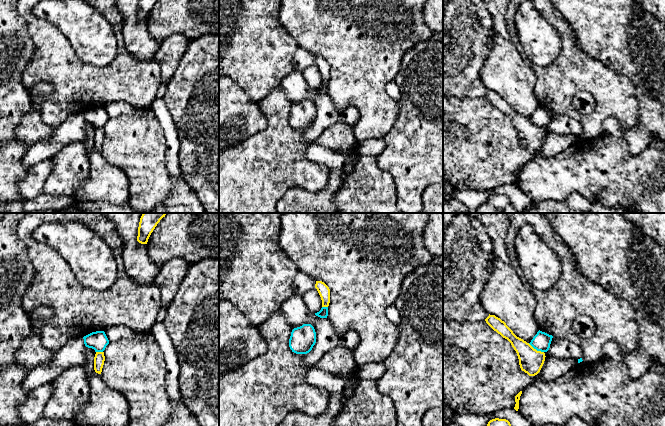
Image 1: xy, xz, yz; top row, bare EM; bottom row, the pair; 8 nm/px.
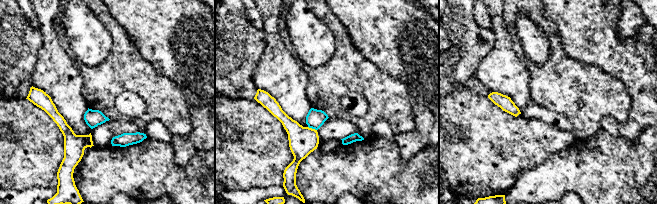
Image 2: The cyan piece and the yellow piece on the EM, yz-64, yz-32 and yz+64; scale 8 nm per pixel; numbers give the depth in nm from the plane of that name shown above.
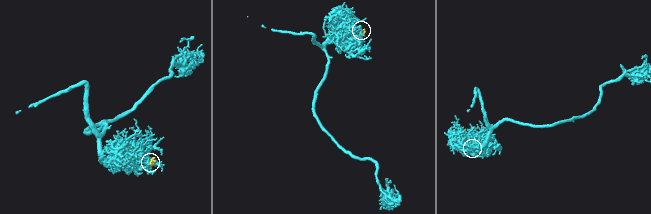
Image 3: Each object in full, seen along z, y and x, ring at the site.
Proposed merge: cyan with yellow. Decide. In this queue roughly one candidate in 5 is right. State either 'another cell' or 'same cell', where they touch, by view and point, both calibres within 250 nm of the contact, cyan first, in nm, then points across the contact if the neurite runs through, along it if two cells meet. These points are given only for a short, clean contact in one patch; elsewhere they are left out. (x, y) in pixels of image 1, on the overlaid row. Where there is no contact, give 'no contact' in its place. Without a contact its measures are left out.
another cell; meets cyan in yz at (536, 349); 150 nm thick on the cyan side, 190 nm on the other; border along yz (528, 343), (543, 352)

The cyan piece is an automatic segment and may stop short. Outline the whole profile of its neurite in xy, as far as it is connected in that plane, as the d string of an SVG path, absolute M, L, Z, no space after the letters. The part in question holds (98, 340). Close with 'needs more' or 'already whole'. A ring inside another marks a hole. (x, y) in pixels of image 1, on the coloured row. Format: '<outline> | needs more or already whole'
M104 331L92 332L83 337L84 344L88 348L92 348L95 352L103 352L109 344L109 340Z | already whole

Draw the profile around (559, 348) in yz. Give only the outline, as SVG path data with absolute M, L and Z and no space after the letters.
M553 336L548 354L555 358L578 360L582 358L583 351L574 342Z

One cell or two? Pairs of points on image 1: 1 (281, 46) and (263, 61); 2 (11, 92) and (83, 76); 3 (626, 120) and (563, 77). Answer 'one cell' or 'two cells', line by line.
1: one cell
2: two cells
3: one cell

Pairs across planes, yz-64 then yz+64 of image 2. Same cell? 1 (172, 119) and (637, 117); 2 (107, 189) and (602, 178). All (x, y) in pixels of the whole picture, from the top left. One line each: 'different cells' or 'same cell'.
1: different cells
2: same cell

